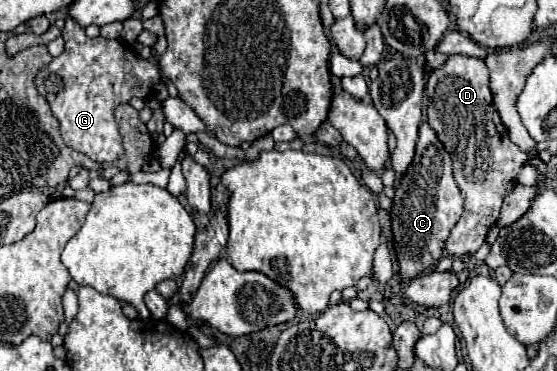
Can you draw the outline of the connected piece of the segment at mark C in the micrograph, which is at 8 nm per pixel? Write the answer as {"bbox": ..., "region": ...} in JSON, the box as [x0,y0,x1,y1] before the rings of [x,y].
{"bbox":[391,121,463,279],"region":[[[423,121],[419,127],[415,159],[407,171],[407,177],[395,183],[395,199],[391,211],[395,253],[403,279],[413,279],[421,271],[435,267],[445,249],[445,239],[449,237],[451,227],[459,221],[461,213],[463,197],[453,181],[451,157],[435,137],[435,131],[427,125],[427,121]]]}

